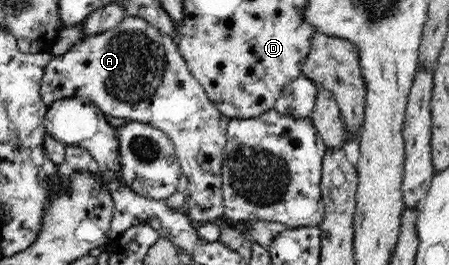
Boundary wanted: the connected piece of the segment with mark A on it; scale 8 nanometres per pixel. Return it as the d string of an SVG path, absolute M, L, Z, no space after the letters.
M126 16L115 29L80 39L63 55L50 55L40 89L42 102L48 108L54 101L65 98L86 98L106 116L130 119L162 130L172 140L181 173L189 181L189 200L194 207L188 209L188 218L195 224L220 221L220 215L223 215L225 209L221 165L228 141L227 122L230 118L222 115L210 102L205 89L191 74L176 41L170 35L162 34L146 20Z

